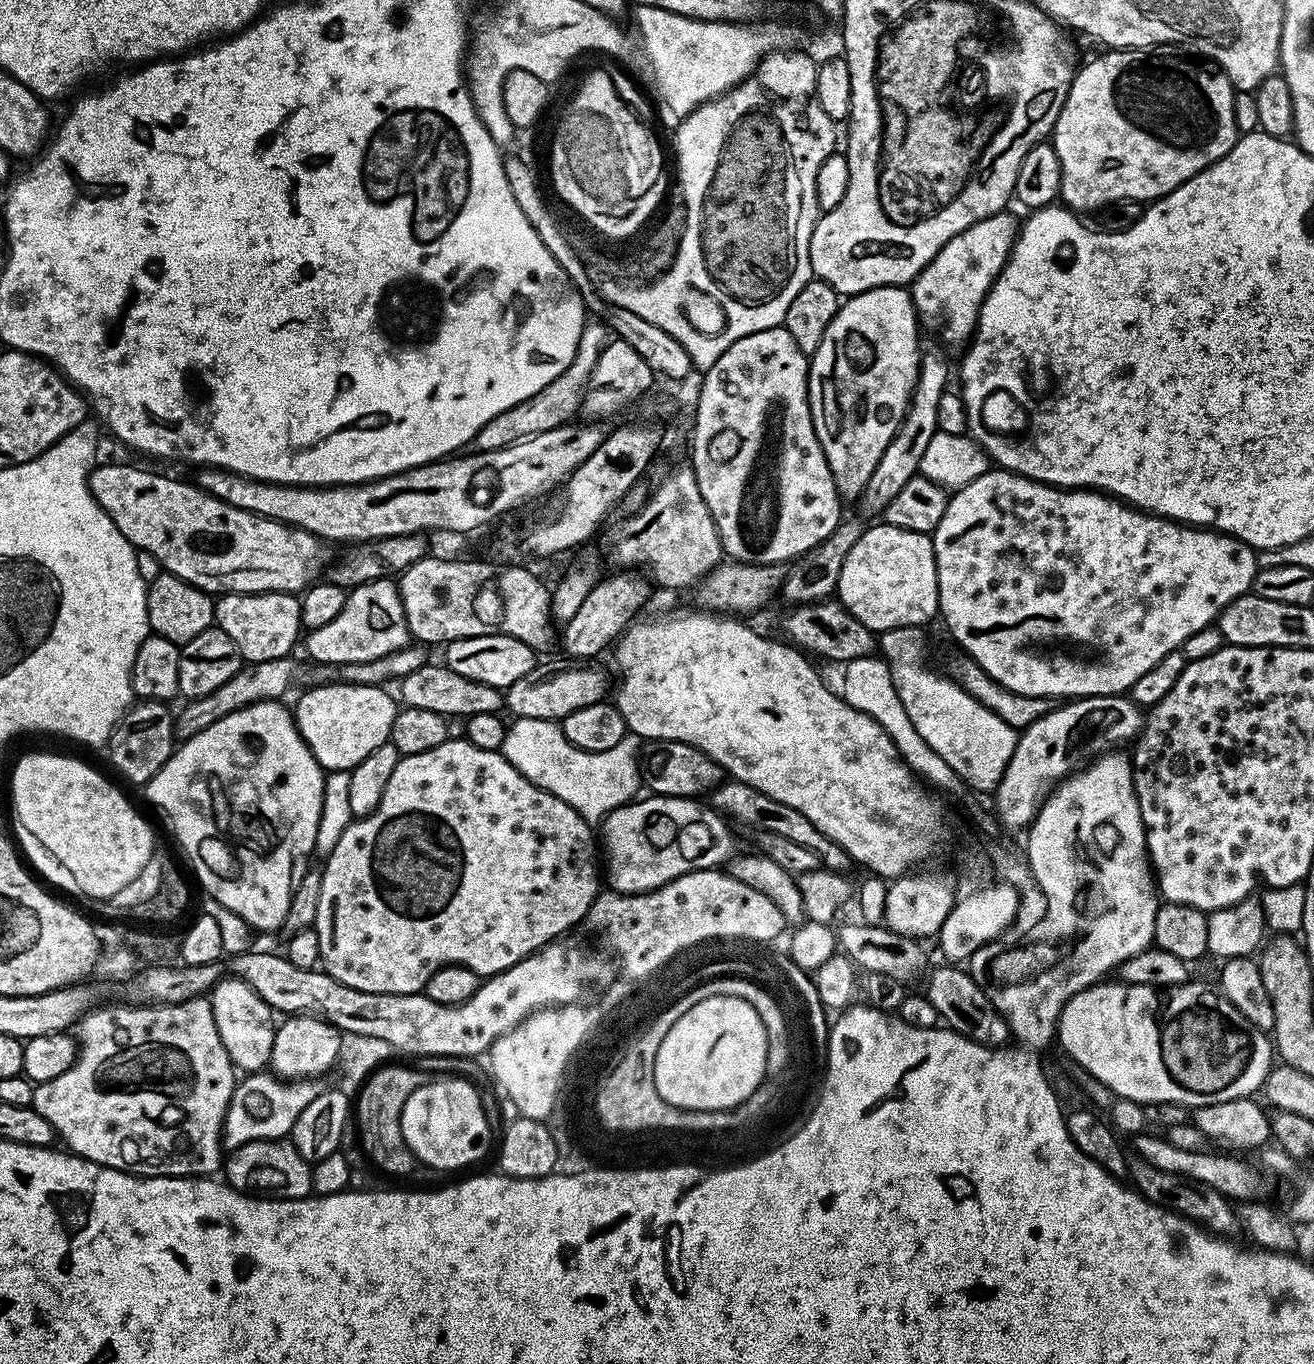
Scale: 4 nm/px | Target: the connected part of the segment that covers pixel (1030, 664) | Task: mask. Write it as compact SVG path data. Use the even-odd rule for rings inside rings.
M989 470L982 478L974 478L970 486L955 489L948 497L946 514L938 522L936 531L931 533L938 574L939 615L944 616L944 624L952 631L952 636L961 644L963 651L990 674L1002 686L1027 696L1047 696L1057 698L1083 698L1085 696L1118 696L1127 693L1147 674L1166 654L1183 649L1190 634L1198 634L1219 617L1220 611L1239 596L1243 596L1256 579L1258 567L1257 553L1238 538L1228 536L1211 528L1198 528L1167 520L1165 516L1153 516L1141 512L1117 500L1114 496L1083 488L1055 488L1020 476L1016 472Z

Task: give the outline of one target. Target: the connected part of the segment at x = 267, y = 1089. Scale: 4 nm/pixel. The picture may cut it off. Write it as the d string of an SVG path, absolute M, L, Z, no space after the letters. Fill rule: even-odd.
M261 1070L248 1075L237 1083L234 1094L230 1098L230 1106L226 1110L222 1144L231 1150L246 1142L255 1140L278 1140L287 1137L292 1131L294 1122L298 1122L298 1114L318 1098L322 1090L319 1079L281 1080L279 1076L268 1070Z

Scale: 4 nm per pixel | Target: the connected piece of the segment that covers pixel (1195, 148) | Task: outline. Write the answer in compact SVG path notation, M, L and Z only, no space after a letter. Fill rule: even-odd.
M1151 48L1108 50L1105 56L1077 71L1050 137L1062 166L1059 199L1071 211L1085 214L1091 208L1105 208L1115 200L1155 202L1218 162L1236 145L1236 92L1228 75L1223 70L1203 68L1172 52L1175 51Z

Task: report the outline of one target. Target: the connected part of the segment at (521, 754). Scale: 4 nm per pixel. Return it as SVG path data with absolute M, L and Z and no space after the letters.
M516 718L507 725L502 751L504 757L527 780L534 782L534 786L554 794L554 798L562 798L562 802L566 802L566 806L574 809L589 826L596 826L615 808L621 808L622 805L629 803L639 793L636 791L641 791L639 757L641 747L641 737L629 734L624 736L622 742L617 742L610 750L598 750L597 752L582 750L568 741L563 727L555 720Z

